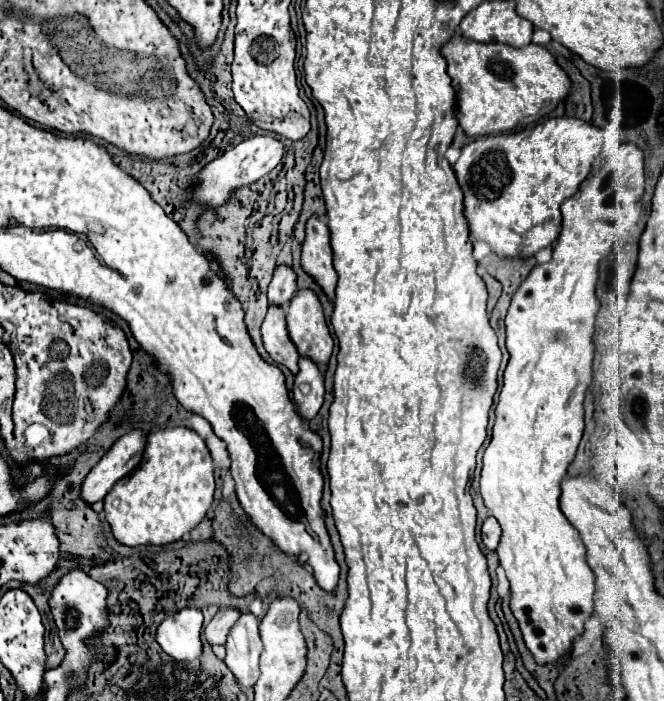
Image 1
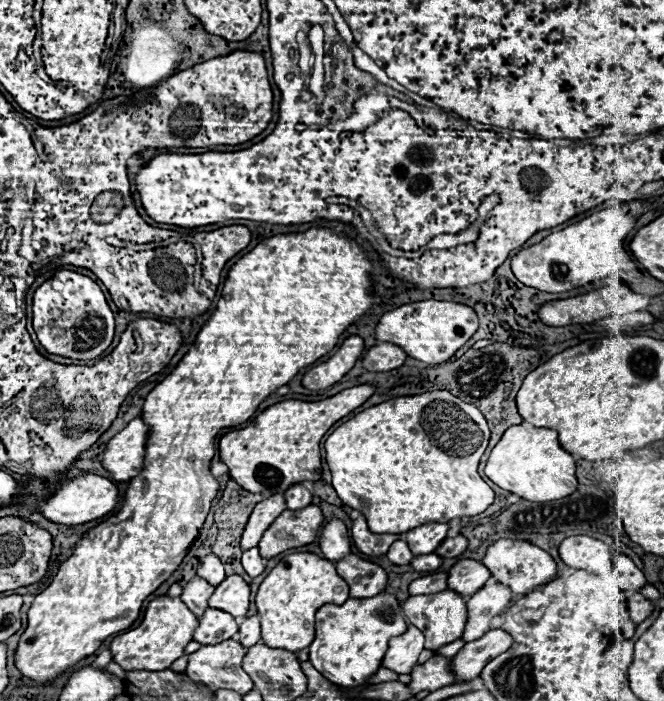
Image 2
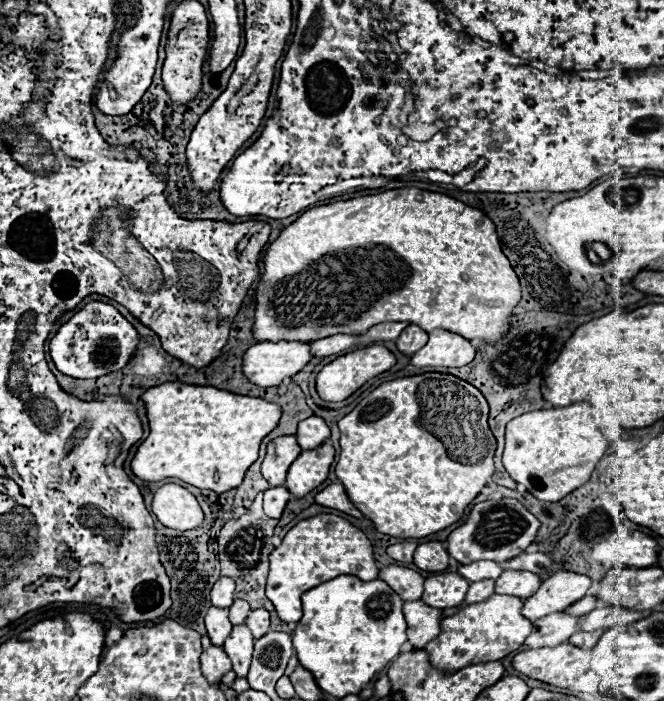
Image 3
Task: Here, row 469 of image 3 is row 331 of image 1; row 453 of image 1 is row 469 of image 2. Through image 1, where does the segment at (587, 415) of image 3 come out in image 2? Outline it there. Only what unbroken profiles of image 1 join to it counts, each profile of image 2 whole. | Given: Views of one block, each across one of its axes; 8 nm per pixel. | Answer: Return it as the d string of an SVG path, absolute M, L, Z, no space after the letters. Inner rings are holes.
M528 422L510 426L504 432L504 436L492 448L492 454L484 468L484 474L496 486L530 502L548 502L572 494L578 486L574 472L576 460L560 446L558 434L550 428L534 428Z

